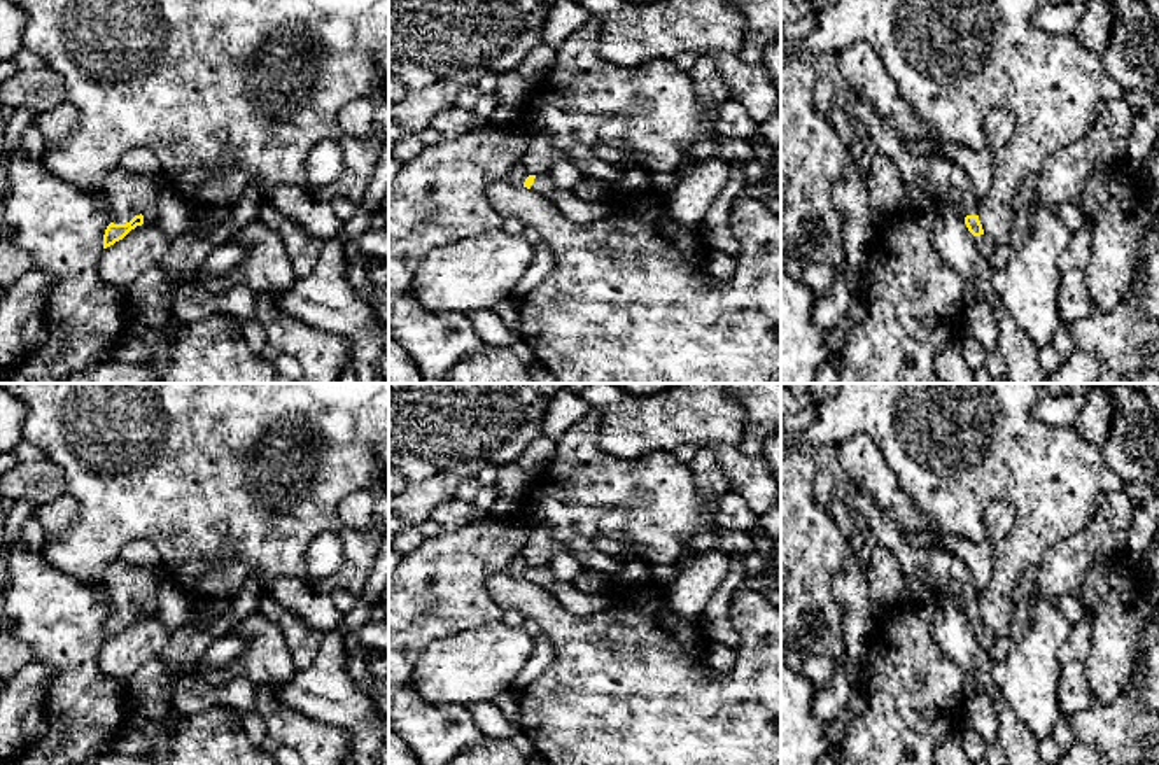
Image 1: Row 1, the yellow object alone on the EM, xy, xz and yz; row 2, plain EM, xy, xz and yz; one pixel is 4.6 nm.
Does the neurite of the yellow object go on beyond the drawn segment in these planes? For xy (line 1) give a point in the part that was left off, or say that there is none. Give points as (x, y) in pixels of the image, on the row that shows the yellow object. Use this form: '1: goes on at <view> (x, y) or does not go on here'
1: goes on at xy (130, 195)

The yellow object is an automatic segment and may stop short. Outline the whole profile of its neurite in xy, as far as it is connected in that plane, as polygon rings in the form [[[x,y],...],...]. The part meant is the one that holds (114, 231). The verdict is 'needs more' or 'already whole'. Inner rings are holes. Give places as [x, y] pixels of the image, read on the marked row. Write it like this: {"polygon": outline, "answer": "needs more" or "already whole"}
{"polygon": [[[123,166],[103,177],[103,193],[114,212],[103,235],[103,249],[123,240],[137,226],[158,222],[158,179],[128,173]]], "answer": "needs more"}

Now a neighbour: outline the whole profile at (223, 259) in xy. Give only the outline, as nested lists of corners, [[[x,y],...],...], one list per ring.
[[[236,238],[217,245],[200,268],[198,280],[207,277],[229,275],[238,264],[245,261],[247,247]]]

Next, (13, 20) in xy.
[[[0,0],[0,63],[9,61],[23,47],[23,30],[28,19],[12,0]]]

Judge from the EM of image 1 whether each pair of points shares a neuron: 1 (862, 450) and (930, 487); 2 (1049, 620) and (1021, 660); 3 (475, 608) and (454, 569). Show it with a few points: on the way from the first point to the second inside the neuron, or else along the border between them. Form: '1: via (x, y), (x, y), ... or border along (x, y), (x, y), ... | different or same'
1: border along (863, 431), (878, 447), (899, 487), (911, 499) | different
2: via (1047, 631), (1032, 650) | same
3: via (471, 599), (454, 578) | same

